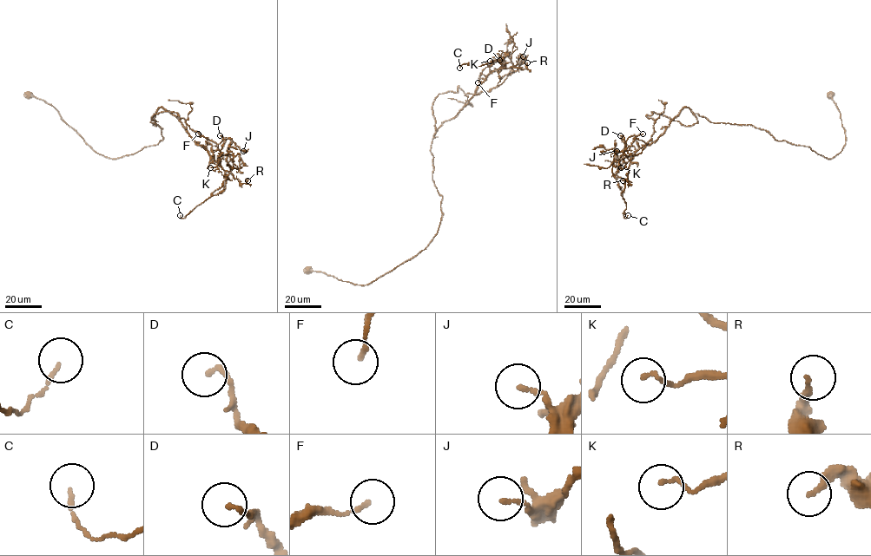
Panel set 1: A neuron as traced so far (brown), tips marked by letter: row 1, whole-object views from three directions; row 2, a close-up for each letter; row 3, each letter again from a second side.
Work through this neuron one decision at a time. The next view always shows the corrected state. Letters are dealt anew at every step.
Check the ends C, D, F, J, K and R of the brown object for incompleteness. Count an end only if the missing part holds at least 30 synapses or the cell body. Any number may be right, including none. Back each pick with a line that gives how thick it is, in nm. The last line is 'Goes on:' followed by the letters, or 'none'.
Goes on: none

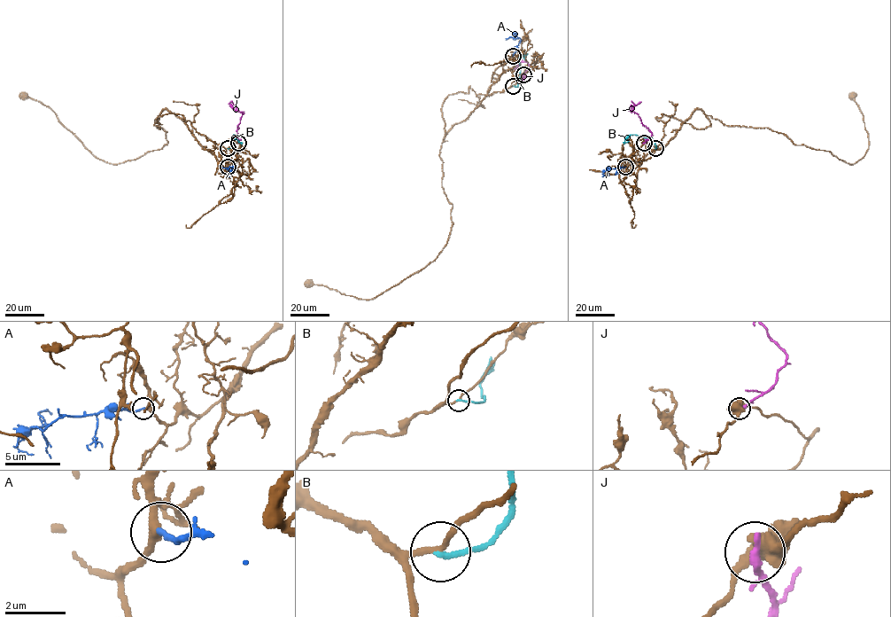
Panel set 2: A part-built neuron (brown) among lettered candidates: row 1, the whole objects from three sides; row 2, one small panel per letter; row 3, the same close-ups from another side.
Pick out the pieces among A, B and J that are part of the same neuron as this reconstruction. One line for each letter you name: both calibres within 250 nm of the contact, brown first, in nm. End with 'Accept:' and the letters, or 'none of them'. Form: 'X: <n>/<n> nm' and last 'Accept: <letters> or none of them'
A: 280/190 nm
Accept: A

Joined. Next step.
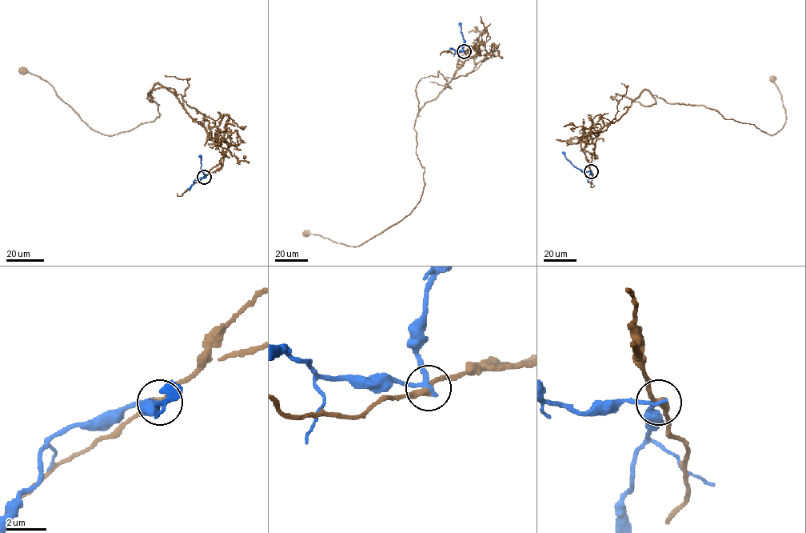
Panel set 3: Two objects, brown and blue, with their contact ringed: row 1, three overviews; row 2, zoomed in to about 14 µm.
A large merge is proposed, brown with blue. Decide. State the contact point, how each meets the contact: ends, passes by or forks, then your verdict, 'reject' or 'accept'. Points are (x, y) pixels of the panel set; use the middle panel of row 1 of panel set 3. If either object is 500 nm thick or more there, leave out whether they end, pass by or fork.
place (464, 51); brown passes by; blue passes by; reject

